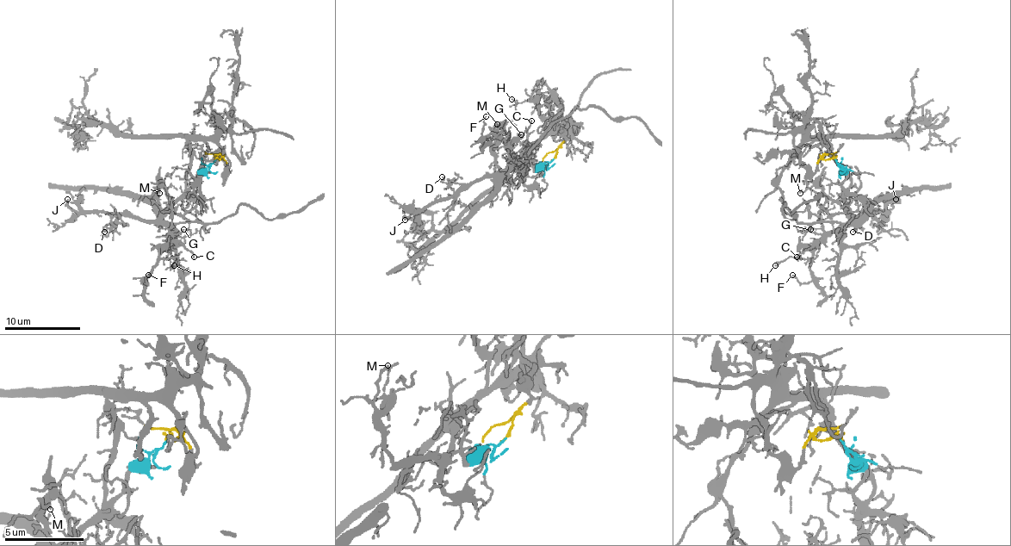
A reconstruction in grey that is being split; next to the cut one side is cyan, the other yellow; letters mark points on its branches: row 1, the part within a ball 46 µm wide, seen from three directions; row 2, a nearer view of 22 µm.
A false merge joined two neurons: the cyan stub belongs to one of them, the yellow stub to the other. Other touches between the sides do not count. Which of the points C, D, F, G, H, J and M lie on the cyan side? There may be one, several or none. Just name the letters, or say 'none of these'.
C, D, F, G, H, J, M

